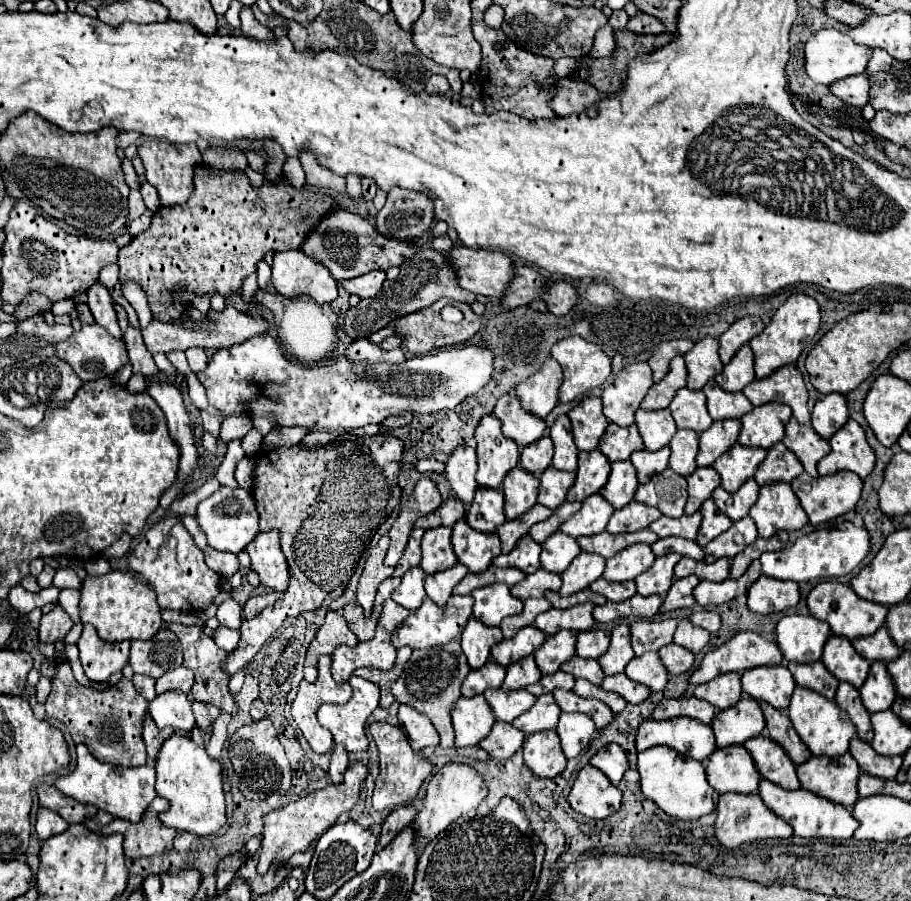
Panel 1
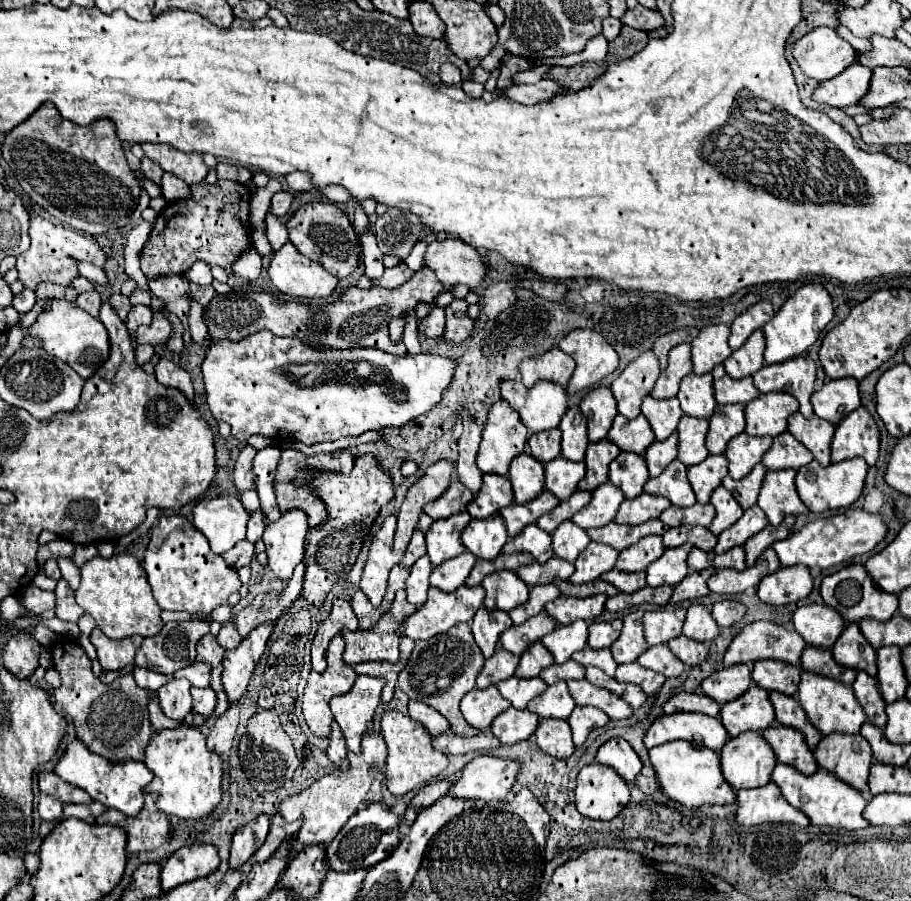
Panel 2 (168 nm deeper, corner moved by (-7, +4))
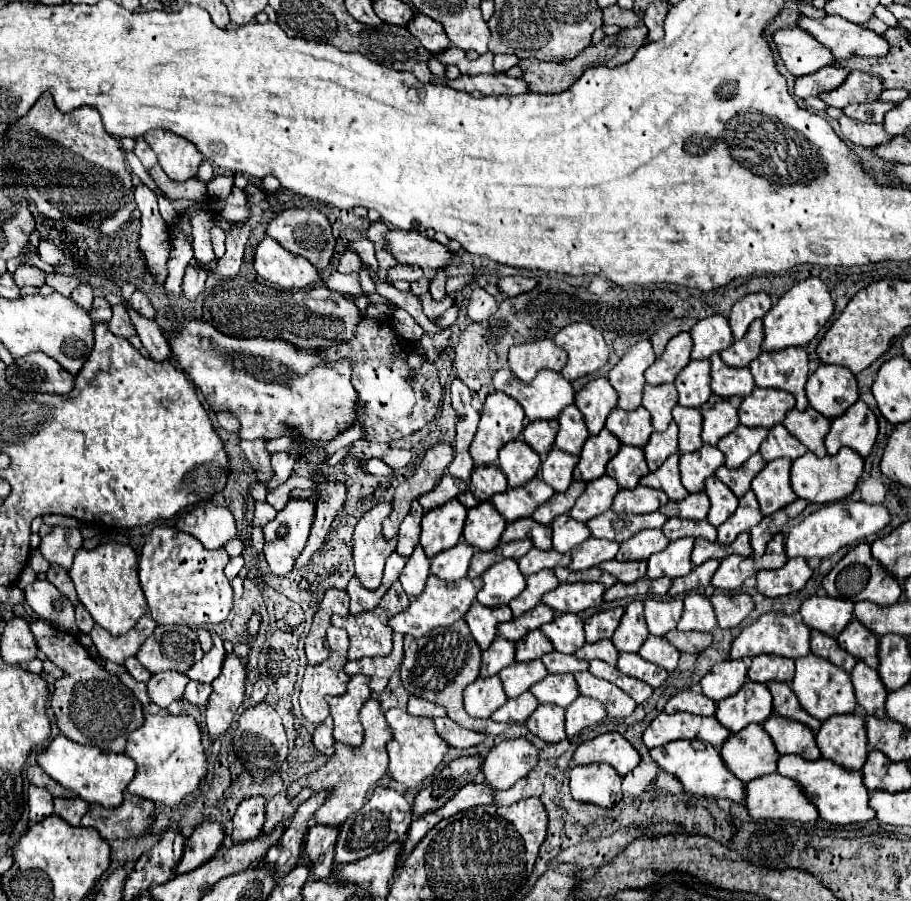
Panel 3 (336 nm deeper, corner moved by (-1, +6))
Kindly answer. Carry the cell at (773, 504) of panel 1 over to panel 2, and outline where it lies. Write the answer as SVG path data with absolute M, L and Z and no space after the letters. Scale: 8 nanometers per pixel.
M768 471L758 495L758 507L766 513L772 525L778 525L786 515L808 513L808 507L802 503L794 487L796 471Z

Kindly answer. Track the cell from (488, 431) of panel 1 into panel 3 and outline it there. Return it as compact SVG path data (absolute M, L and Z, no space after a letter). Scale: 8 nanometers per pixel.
M490 393L486 397L476 437L470 445L474 465L496 465L500 449L522 435L524 411L504 393Z

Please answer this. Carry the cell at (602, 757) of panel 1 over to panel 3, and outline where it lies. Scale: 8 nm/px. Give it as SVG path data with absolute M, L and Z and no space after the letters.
M604 733L582 743L574 753L574 761L576 765L608 763L626 777L640 763L640 755L620 733Z

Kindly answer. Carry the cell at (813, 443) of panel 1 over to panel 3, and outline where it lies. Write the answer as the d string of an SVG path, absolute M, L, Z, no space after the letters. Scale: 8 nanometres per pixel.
M808 407L806 411L792 409L792 411L788 411L788 415L784 419L784 427L800 443L804 443L814 455L826 457L824 437L826 437L826 433L830 429L830 421L824 415L820 415L812 407Z

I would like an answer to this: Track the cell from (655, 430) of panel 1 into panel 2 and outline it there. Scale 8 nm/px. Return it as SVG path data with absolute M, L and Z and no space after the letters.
M648 395L644 397L644 403L642 403L642 415L650 421L656 439L664 441L676 431L678 421L682 417L682 409L680 409L678 397L654 399Z

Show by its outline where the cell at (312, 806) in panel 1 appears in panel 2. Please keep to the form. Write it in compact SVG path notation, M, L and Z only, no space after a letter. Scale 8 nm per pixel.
M366 731L362 735L362 751L356 753L348 753L348 761L350 761L350 769L348 771L340 771L336 769L330 775L324 775L322 779L318 779L316 783L312 783L308 789L286 797L280 805L280 815L286 821L296 821L302 819L302 831L300 831L300 845L312 845L312 843L330 843L338 831L346 825L346 821L364 805L366 801L366 793L376 777L378 771L382 771L384 763L386 763L386 741L380 733L374 731Z

